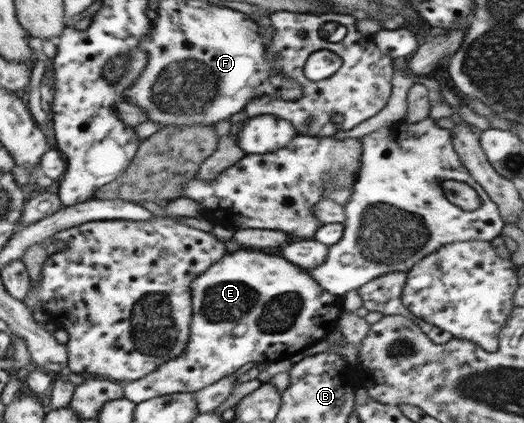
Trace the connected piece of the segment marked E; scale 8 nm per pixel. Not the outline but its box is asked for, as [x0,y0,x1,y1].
[124,245,342,404]

